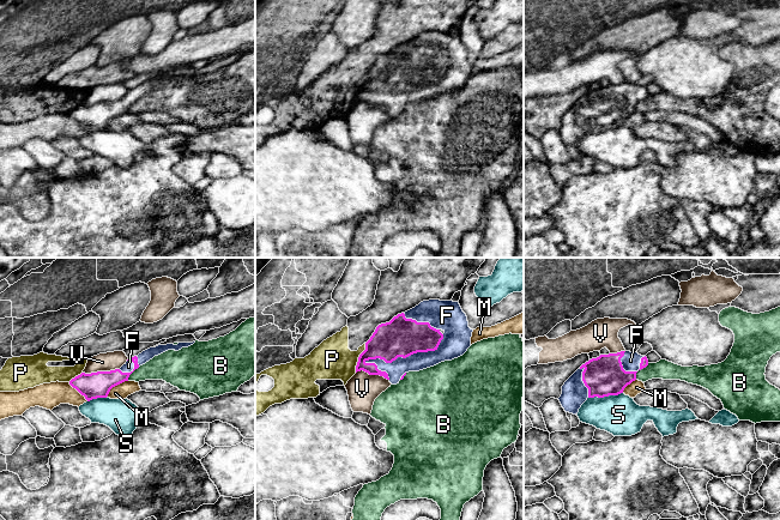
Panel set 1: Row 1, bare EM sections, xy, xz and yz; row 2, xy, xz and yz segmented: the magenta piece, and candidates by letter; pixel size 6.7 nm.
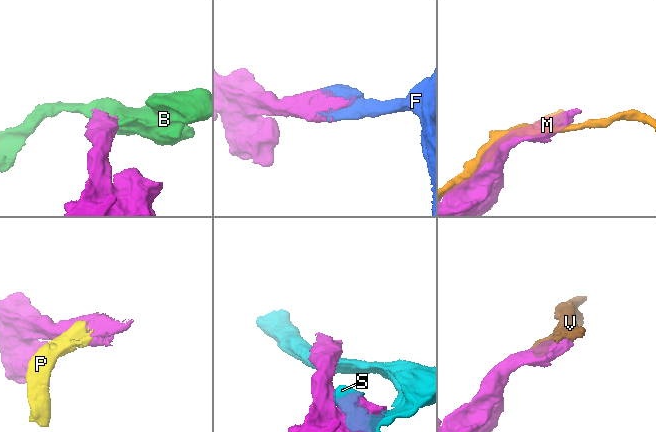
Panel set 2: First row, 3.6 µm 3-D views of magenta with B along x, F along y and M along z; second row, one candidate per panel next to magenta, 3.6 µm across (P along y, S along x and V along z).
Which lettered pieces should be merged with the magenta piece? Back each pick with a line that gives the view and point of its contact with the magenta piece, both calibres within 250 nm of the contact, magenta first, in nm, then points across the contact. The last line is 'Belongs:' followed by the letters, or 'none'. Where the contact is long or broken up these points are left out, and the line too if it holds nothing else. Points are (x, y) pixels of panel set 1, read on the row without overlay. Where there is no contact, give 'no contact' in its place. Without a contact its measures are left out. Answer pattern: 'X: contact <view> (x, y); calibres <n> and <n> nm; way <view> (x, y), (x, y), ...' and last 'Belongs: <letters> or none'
F: contact xz (406, 88); calibres 260 and 120 nm
Belongs: F

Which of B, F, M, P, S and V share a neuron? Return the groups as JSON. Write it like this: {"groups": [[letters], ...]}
{"groups": [["B"], ["F"], ["M"], ["P"], ["S"], ["V"]]}

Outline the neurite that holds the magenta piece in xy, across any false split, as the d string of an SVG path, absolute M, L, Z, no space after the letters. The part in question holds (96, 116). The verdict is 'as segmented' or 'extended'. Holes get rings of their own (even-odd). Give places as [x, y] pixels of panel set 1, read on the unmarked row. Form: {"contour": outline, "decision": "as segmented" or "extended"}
{"contour": "M179 74L177 77L167 75L150 79L138 87L131 89L120 99L110 103L97 103L91 105L81 104L69 113L69 116L75 120L87 133L97 129L107 129L110 121L125 113L128 113L129 107L145 96L155 87L158 87L168 81L179 83L182 79L188 79L193 74Z", "decision": "extended"}

